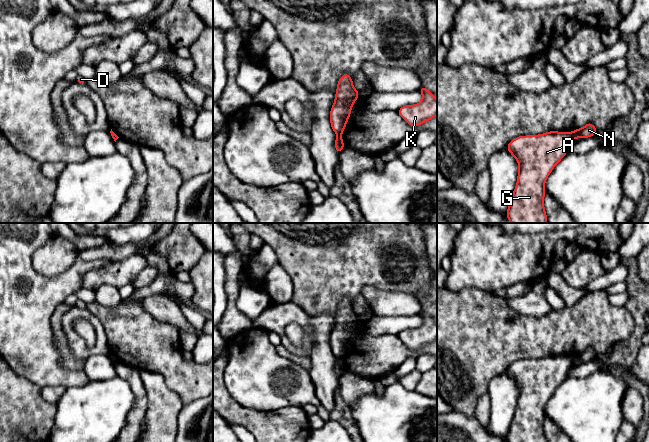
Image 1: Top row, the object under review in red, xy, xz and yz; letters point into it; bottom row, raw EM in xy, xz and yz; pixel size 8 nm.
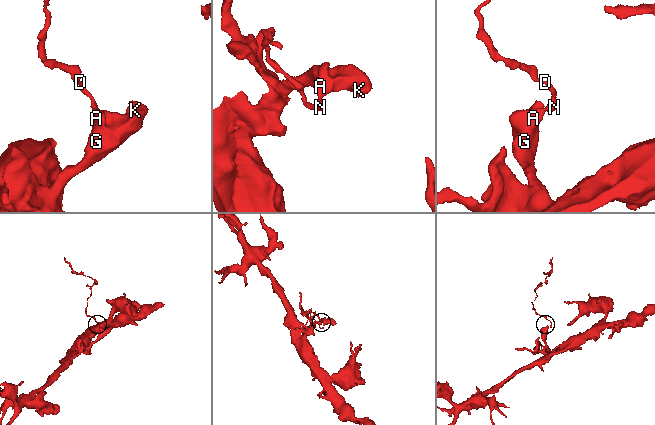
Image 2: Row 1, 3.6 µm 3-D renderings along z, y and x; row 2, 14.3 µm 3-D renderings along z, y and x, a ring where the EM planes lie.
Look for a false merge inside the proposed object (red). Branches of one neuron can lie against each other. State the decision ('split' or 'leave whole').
split

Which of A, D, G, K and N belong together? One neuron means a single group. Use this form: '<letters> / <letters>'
A G K / D N

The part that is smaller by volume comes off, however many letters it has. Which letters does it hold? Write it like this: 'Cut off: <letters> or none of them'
Cut off: D, N

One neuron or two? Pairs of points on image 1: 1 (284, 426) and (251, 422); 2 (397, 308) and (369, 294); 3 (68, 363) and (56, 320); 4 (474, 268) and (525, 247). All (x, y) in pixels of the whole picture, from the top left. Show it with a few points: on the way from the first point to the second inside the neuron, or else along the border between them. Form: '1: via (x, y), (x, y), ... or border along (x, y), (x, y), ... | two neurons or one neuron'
1: via (276, 426), (265, 426), (259, 423) | one neuron
2: via (390, 304), (382, 303), (376, 298) | one neuron
3: via (65, 352), (61, 345), (58, 331) | one neuron
4: via (487, 260), (500, 260), (506, 258), (512, 252) | one neuron

